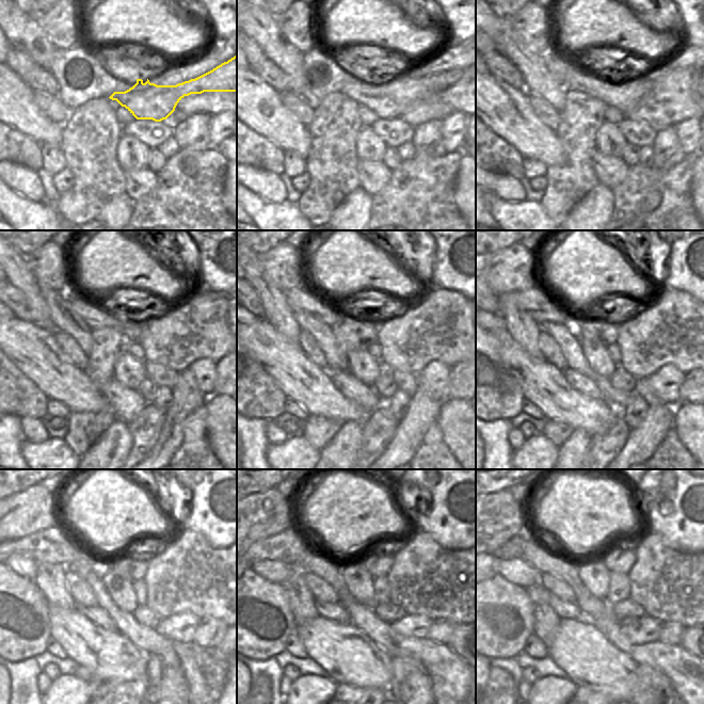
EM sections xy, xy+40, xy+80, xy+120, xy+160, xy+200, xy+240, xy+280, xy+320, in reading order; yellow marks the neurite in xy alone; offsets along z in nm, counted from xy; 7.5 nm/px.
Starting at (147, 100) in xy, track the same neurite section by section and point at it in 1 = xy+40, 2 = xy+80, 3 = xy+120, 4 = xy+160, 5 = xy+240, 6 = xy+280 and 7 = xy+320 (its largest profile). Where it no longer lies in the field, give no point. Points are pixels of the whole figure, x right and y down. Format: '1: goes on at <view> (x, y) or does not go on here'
1: goes on at xy+40 (387, 99)
2: goes on at xy+80 (624, 95)
3: goes on at xy+120 (93, 315)
4: goes on at xy+160 (301, 299)
5: goes on at xy+240 (52, 545)
6: goes on at xy+280 (289, 546)
7: goes on at xy+320 (513, 548)

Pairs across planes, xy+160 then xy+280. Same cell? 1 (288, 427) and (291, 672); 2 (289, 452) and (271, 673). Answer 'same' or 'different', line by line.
1: same
2: different

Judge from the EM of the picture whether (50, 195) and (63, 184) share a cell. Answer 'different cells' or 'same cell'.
same cell

